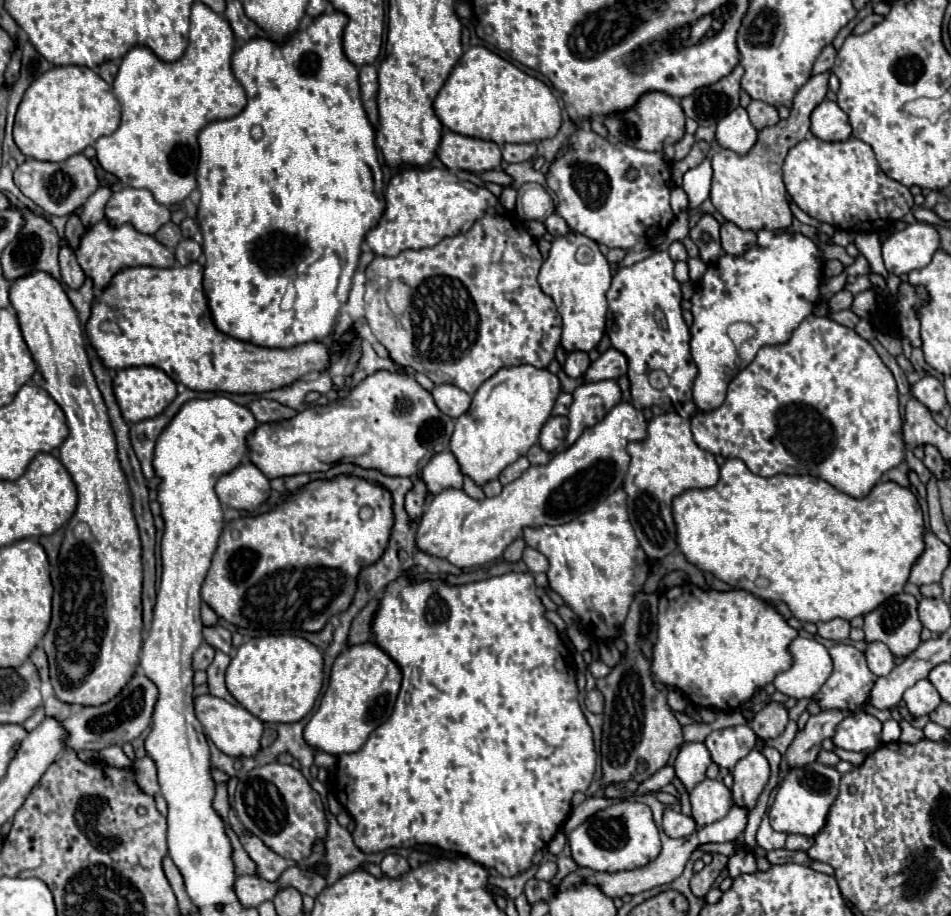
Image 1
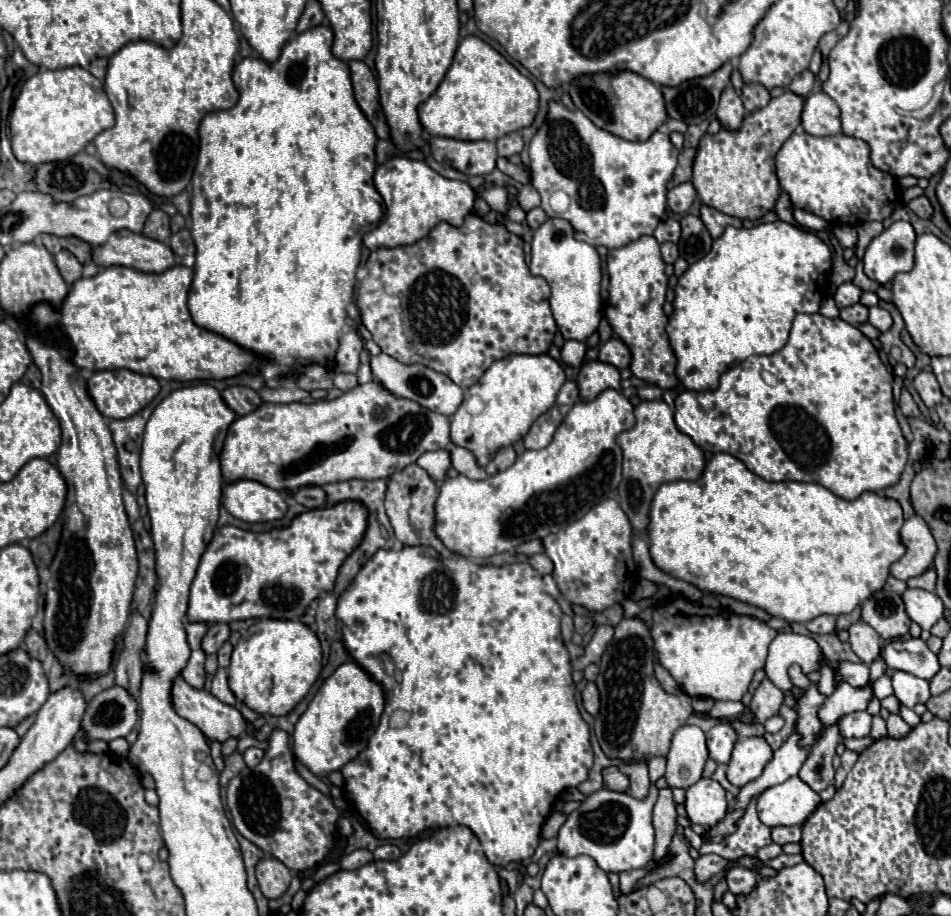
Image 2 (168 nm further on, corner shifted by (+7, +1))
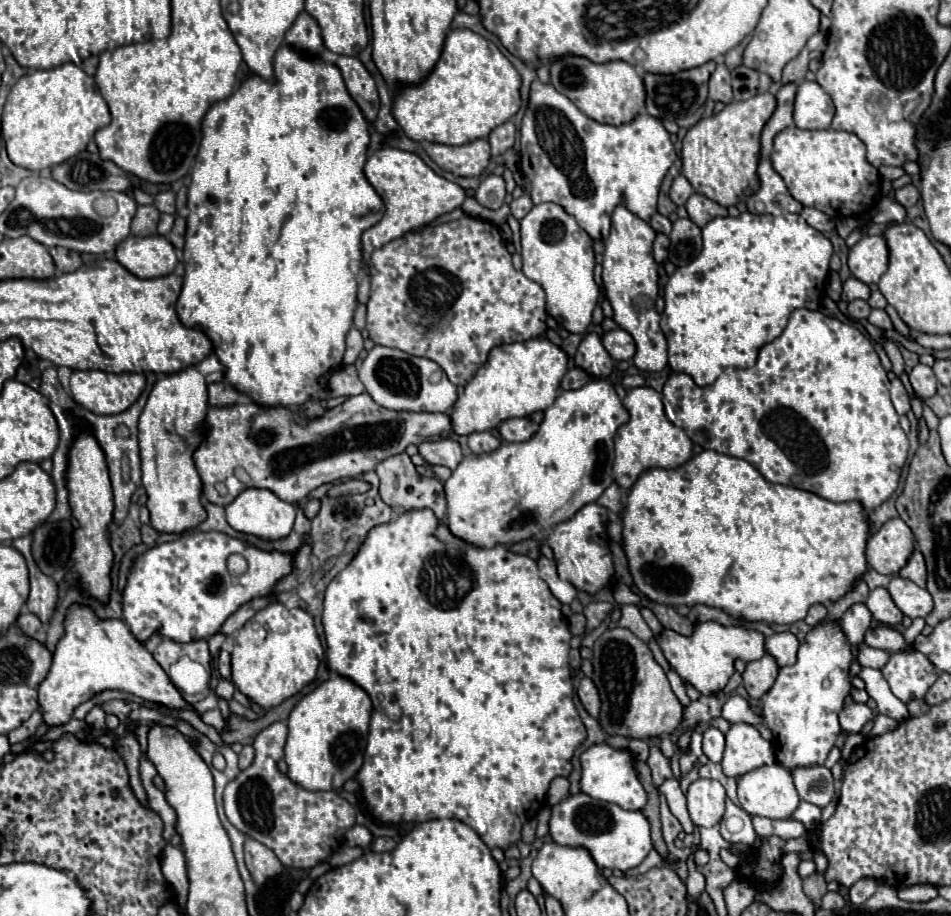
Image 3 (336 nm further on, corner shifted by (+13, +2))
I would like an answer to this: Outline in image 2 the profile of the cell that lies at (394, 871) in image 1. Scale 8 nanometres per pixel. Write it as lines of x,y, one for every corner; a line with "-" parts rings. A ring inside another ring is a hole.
380,845
374,849
374,859
398,859
400,849
396,845

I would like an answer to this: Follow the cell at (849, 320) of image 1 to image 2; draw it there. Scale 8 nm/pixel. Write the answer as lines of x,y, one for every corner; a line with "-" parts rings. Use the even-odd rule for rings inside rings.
856,303
852,307
846,307
840,311
840,317
852,325
858,325
858,323
866,323
868,321
868,307
864,307
862,303

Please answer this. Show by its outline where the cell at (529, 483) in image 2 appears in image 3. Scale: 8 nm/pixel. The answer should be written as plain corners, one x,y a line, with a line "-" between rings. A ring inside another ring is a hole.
592,380
580,390
560,392
556,402
544,410
544,422
530,442
502,442
492,454
468,454
444,482
448,530
478,548
508,546
528,538
540,540
548,528
570,520
582,506
596,502
614,482
614,434
630,418
616,390
606,380

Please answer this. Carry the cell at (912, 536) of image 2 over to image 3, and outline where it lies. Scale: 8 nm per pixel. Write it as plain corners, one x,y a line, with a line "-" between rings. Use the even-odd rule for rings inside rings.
892,518
868,540
866,558
880,574
894,576
902,566
906,566
914,550
916,542
910,526
906,526
902,518

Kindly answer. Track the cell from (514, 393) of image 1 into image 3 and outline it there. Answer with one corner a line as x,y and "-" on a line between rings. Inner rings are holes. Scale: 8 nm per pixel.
546,338
496,346
454,404
450,414
452,432
466,436
470,430
498,430
498,426
508,418
522,418
526,414
546,410
546,406
552,406
558,396
566,364
566,354

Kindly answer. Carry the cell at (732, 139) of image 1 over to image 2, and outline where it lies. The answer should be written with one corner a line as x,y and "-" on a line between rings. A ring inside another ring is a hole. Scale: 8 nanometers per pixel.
728,85
724,91
722,91
722,97
720,97
720,107
718,107
718,119
722,123
722,127
740,127
744,115
746,115
746,109
742,105
742,99
740,95
734,91
732,85

